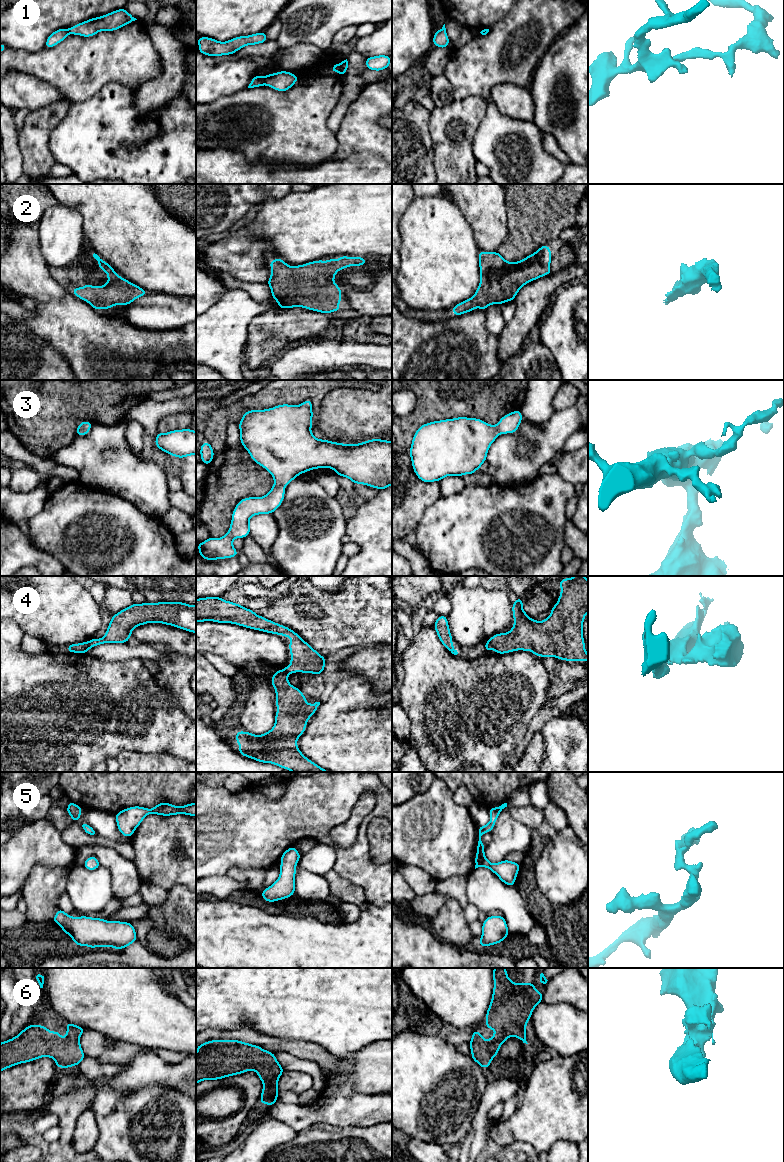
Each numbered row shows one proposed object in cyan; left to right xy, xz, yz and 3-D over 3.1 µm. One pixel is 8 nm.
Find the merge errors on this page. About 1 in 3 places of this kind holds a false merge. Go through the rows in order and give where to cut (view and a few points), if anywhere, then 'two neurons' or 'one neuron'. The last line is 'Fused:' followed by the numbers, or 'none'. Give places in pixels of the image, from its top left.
1: xz (265, 77), (263, 84) | two neurons
2: no cut | one neuron
3: no cut | one neuron
4: xy (88, 642), (86, 651) | two neurons
5: no cut | one neuron
6: no cut | one neuron
Fused: 1, 4

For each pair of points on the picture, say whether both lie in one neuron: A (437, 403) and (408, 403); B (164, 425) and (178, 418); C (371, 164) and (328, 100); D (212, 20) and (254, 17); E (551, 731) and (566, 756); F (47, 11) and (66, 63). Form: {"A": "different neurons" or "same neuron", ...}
{"A": "different neurons", "B": "same neuron", "C": "different neurons", "D": "same neuron", "E": "same neuron", "F": "different neurons"}

